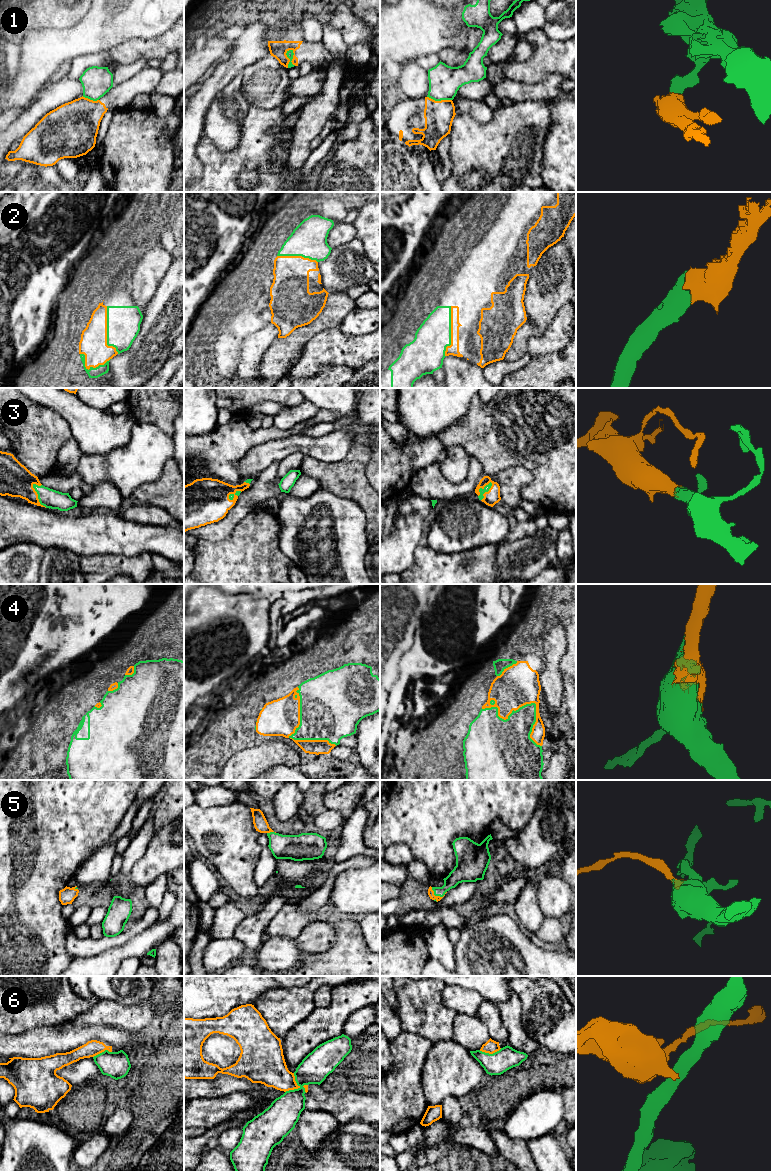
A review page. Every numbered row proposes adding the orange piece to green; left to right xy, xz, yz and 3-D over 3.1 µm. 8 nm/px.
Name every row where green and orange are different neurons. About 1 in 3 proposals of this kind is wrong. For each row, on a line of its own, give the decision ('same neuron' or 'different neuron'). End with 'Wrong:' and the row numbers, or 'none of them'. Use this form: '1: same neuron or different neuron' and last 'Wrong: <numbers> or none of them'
1: different neuron
2: same neuron
3: same neuron
4: same neuron
5: same neuron
6: different neuron
Wrong: 1, 6

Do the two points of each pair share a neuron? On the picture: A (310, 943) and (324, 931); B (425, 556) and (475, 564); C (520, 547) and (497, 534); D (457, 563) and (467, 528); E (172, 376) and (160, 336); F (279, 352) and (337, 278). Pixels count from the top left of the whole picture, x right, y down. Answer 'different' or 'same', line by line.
A: same
B: same
C: different
D: different
E: different
F: different

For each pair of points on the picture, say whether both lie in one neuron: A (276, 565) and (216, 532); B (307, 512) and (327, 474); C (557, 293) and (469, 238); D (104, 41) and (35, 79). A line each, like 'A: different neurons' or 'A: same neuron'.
A: different neurons
B: different neurons
C: different neurons
D: same neuron

